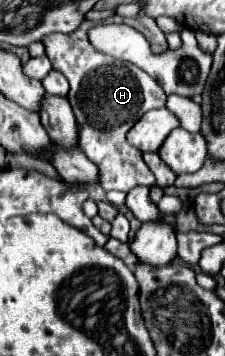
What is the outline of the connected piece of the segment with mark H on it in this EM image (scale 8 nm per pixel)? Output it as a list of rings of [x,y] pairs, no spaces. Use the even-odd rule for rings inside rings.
[[[83,21],[77,31],[69,35],[51,33],[45,35],[41,43],[45,45],[45,53],[53,69],[61,71],[71,85],[67,99],[77,117],[79,147],[99,167],[101,187],[105,191],[117,189],[127,193],[135,185],[153,185],[155,177],[145,165],[143,153],[129,145],[125,135],[147,111],[165,107],[167,95],[143,69],[129,61],[105,57],[101,51],[93,49],[91,41],[87,39],[87,31],[95,25],[95,21]]]

